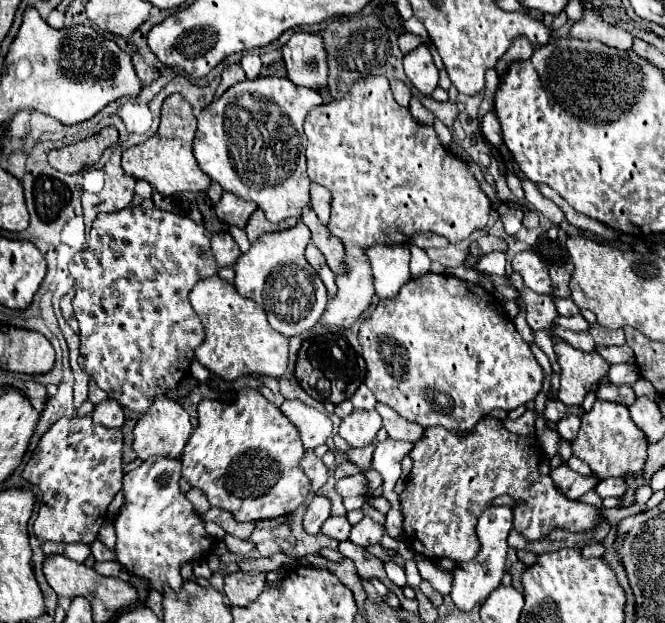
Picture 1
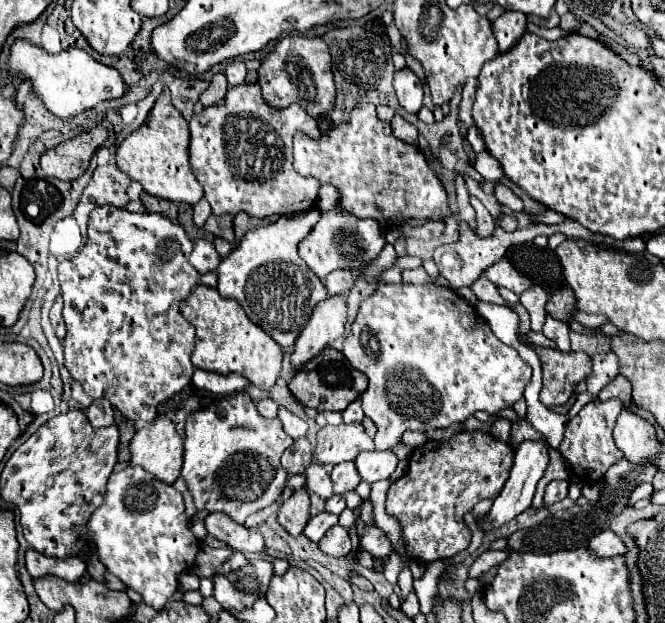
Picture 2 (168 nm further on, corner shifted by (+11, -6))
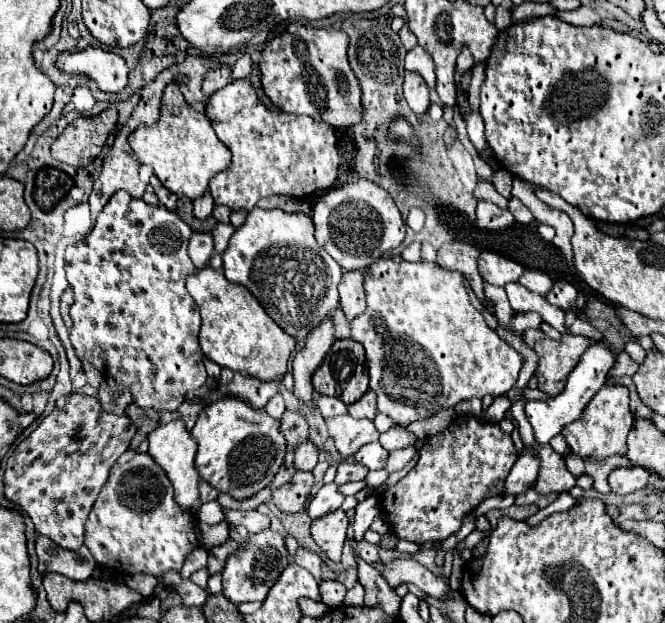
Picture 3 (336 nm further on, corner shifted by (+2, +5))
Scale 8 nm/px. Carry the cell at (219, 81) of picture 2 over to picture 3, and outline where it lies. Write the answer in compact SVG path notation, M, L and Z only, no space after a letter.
M222 66L222 68L216 68L216 70L208 70L206 78L202 82L202 92L206 96L212 96L216 90L226 86L228 82L230 82L230 68L228 66Z

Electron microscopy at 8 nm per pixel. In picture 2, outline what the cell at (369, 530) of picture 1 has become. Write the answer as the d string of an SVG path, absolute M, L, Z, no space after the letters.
M335 525L333 529L329 529L329 533L325 533L325 539L319 541L319 547L331 557L347 557L351 551L349 531L341 525Z

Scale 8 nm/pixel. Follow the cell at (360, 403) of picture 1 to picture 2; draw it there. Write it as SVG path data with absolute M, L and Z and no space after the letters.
M355 399L355 401L353 401L353 403L351 403L351 405L349 405L341 415L343 415L343 421L345 421L345 423L361 421L361 419L363 419L363 415L365 415L365 413L363 413L363 409L361 409L361 401L359 401L359 399Z

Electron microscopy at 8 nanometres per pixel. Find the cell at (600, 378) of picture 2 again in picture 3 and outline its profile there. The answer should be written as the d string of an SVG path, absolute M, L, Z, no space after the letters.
M629 342L626 344L624 350L627 351L627 353L635 362L638 364L643 363L646 356L646 351L639 344L635 342Z

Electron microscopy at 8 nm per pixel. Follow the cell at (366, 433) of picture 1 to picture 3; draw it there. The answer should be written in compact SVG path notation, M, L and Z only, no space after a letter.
M350 414L326 418L326 424L328 424L330 436L334 438L336 450L342 454L342 458L356 454L358 448L362 448L368 442L378 440L380 436L372 420L366 420L366 418L356 420Z

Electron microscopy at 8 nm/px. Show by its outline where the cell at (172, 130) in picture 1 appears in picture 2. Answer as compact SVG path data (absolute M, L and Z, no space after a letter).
M165 91L153 105L145 125L129 135L117 149L117 167L133 181L141 183L143 189L161 199L197 203L203 197L203 187L193 179L189 171L189 125L183 115L171 105L171 97Z

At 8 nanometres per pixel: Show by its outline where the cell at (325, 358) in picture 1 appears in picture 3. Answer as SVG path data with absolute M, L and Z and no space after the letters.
M336 340L312 376L318 394L342 398L346 404L356 402L368 390L368 366L362 344L354 340Z

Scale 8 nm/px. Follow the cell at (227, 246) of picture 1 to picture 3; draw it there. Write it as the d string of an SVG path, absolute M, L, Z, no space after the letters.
M192 234L190 236L188 256L192 258L192 262L198 270L210 262L212 254L214 254L214 248L212 248L212 236L210 234Z

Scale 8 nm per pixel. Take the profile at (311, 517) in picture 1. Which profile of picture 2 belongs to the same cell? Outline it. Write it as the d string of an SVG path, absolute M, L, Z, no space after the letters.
M297 489L293 493L291 499L287 499L281 509L279 509L279 515L277 515L277 521L283 525L283 529L287 533L291 533L293 537L301 535L311 513L311 503L309 503L309 493L307 489Z

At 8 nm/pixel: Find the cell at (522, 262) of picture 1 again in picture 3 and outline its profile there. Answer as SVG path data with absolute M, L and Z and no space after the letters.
M482 252L478 256L478 270L482 280L494 286L506 286L508 282L518 282L518 278L524 272L524 268L518 262L504 258L496 252Z

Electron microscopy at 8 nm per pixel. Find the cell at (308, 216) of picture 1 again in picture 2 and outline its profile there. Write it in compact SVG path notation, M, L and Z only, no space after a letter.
M335 269L325 277L325 287L329 291L329 295L337 295L343 293L347 295L349 289L353 287L353 273L349 269Z

